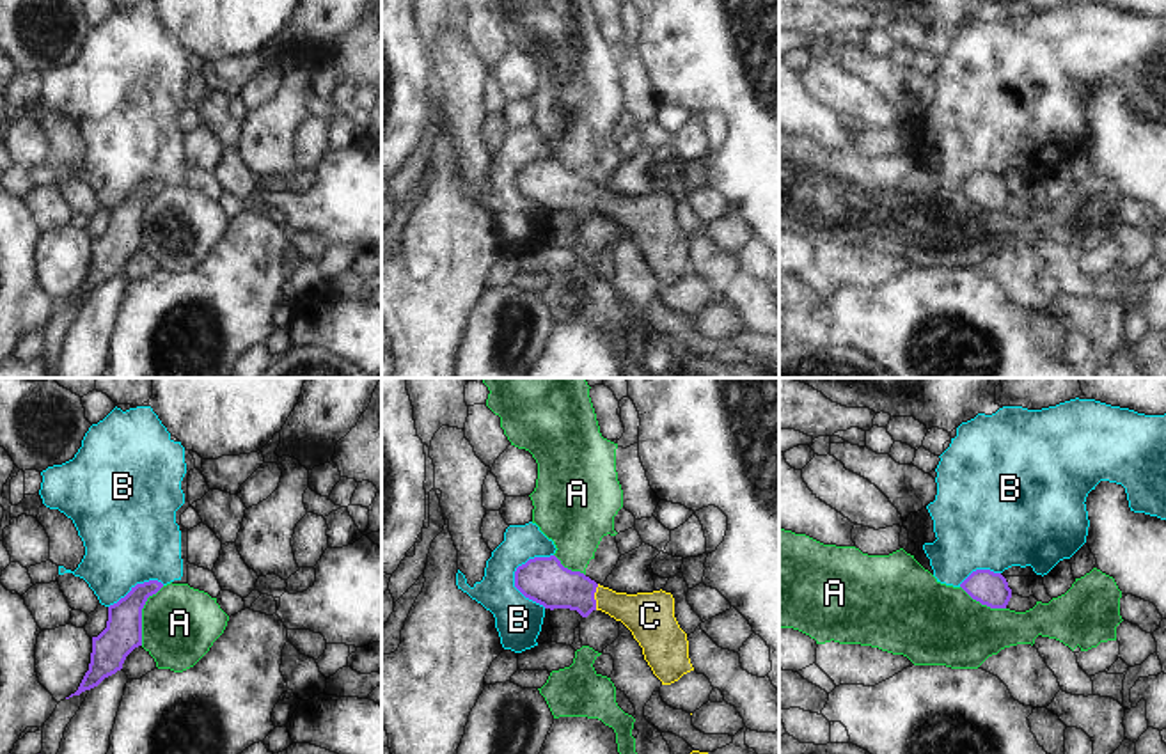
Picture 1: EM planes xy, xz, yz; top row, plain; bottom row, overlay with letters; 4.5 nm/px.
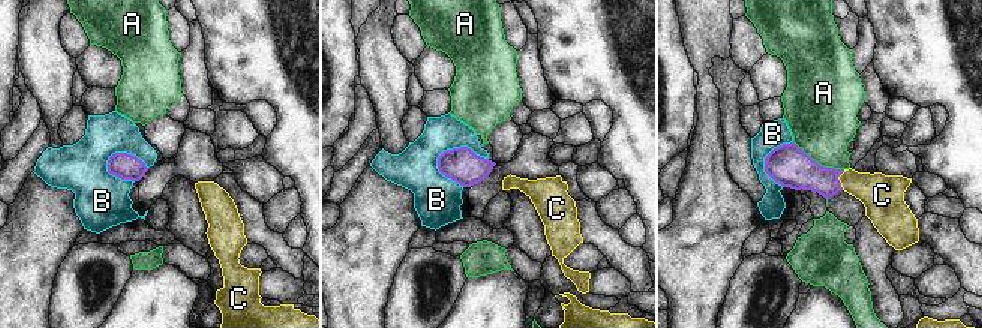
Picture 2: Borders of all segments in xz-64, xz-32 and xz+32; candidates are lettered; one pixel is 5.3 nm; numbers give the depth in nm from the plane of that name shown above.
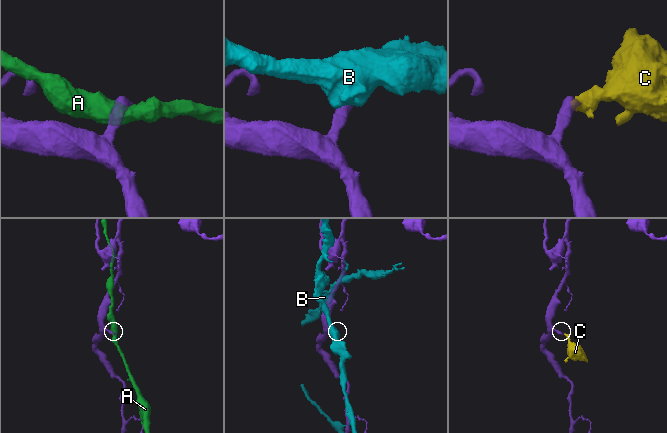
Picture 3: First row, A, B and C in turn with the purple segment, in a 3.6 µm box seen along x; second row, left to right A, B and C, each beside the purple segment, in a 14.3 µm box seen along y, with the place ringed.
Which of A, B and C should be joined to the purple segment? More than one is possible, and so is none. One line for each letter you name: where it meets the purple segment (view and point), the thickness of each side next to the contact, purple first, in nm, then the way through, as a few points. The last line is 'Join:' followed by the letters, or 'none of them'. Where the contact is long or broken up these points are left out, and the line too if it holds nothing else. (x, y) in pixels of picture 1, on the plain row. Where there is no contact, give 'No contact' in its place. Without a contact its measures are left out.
C: Touches purple at xz (593, 199). Thickness 220 nm (purple) against 200 nm. Path across: xz (545, 183), (552, 188), (593, 199), (645, 217)
Join: C

